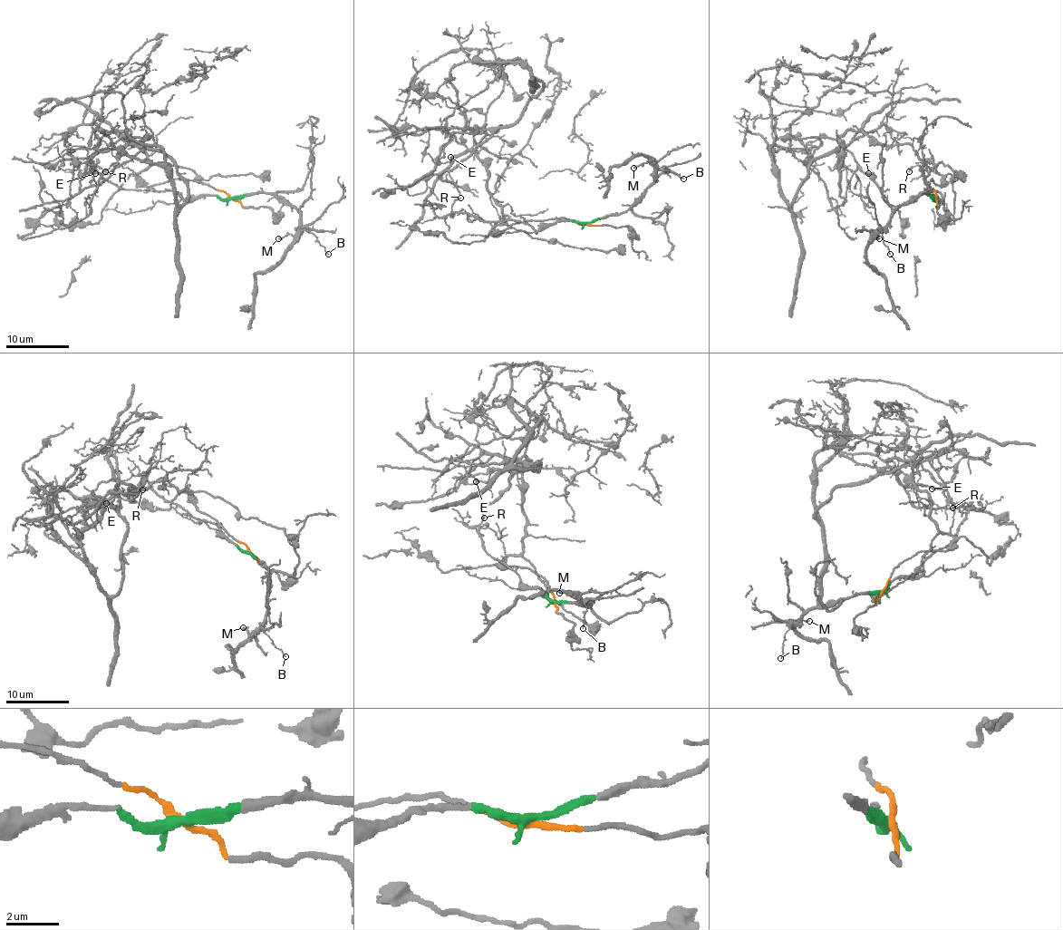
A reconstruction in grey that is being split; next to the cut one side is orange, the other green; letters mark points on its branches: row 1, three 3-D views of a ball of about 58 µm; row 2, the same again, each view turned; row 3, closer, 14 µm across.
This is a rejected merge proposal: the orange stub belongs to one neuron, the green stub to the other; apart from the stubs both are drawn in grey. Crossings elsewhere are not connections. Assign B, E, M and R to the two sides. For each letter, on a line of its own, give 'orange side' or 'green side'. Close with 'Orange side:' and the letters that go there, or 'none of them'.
B: green side
E: orange side
M: green side
R: green side
Orange side: E

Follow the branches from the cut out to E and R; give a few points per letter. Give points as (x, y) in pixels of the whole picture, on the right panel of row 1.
E: (934, 198), (934, 164), (862, 131), (845, 149), (868, 174)
R: (934, 198), (942, 198), (924, 183), (923, 169), (915, 166), (909, 172)

